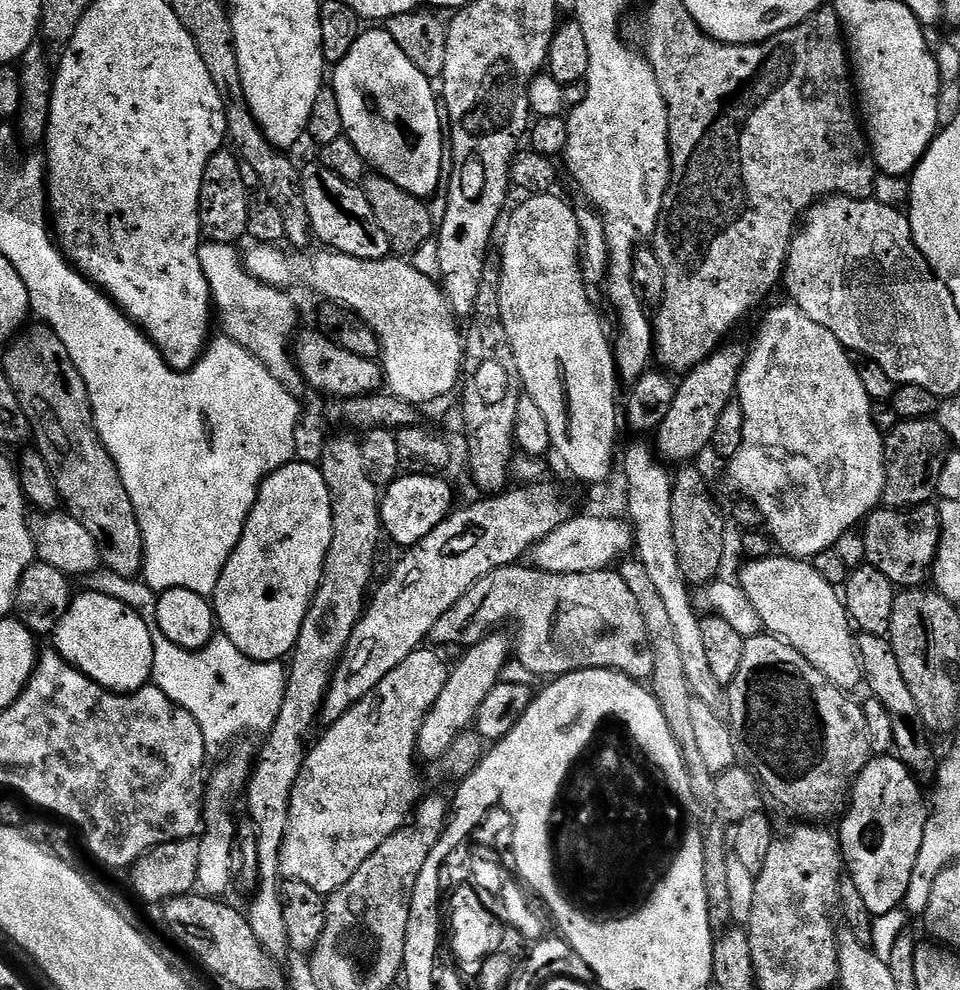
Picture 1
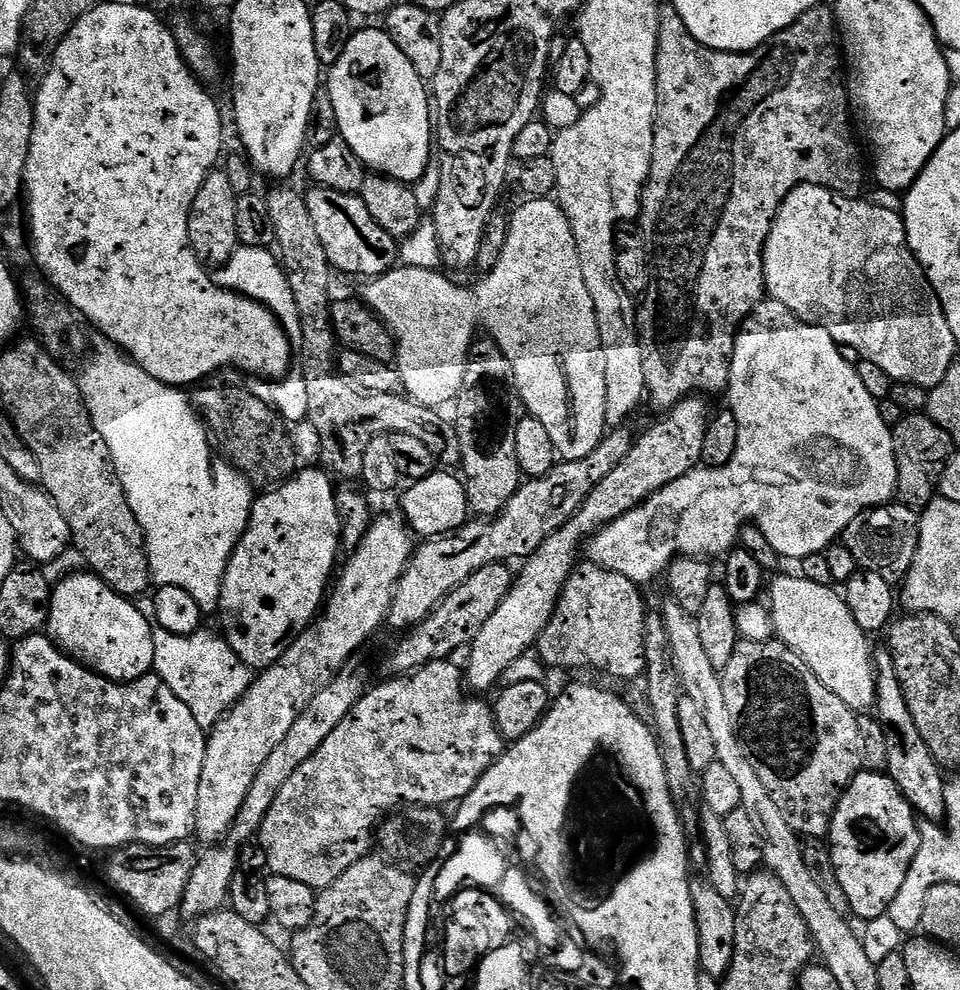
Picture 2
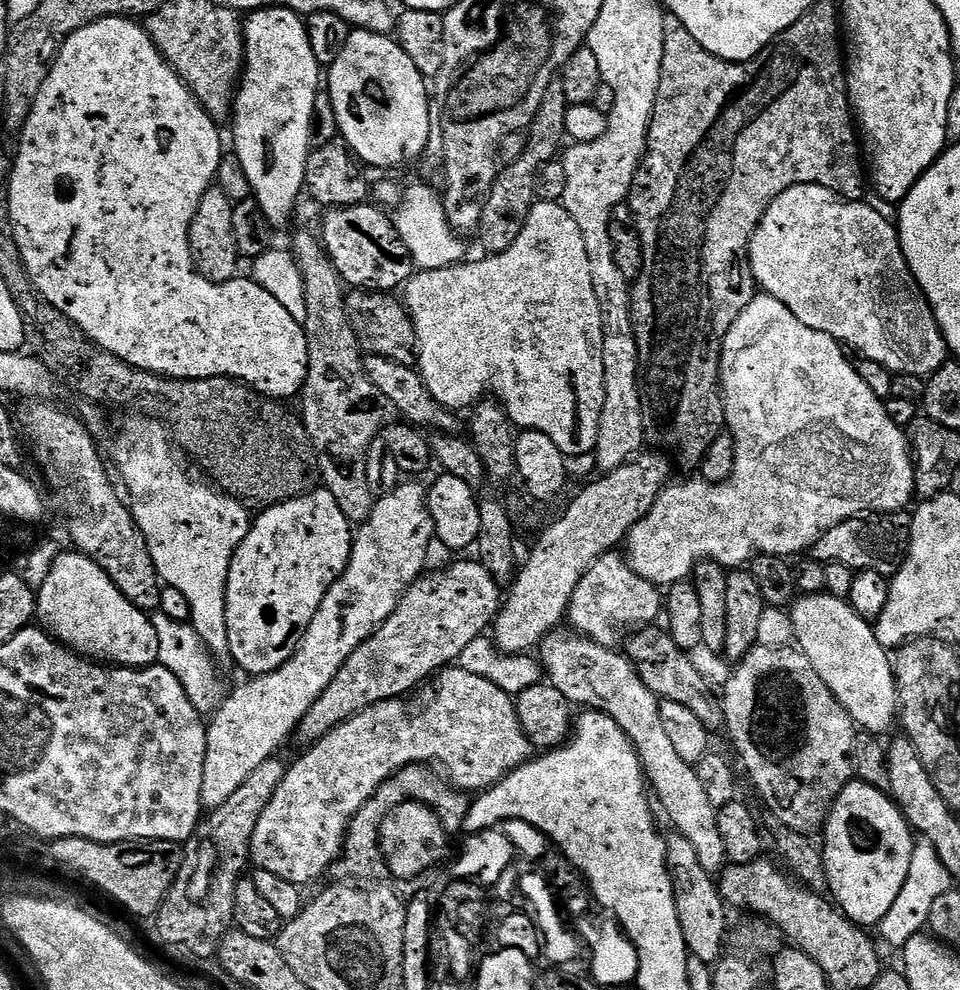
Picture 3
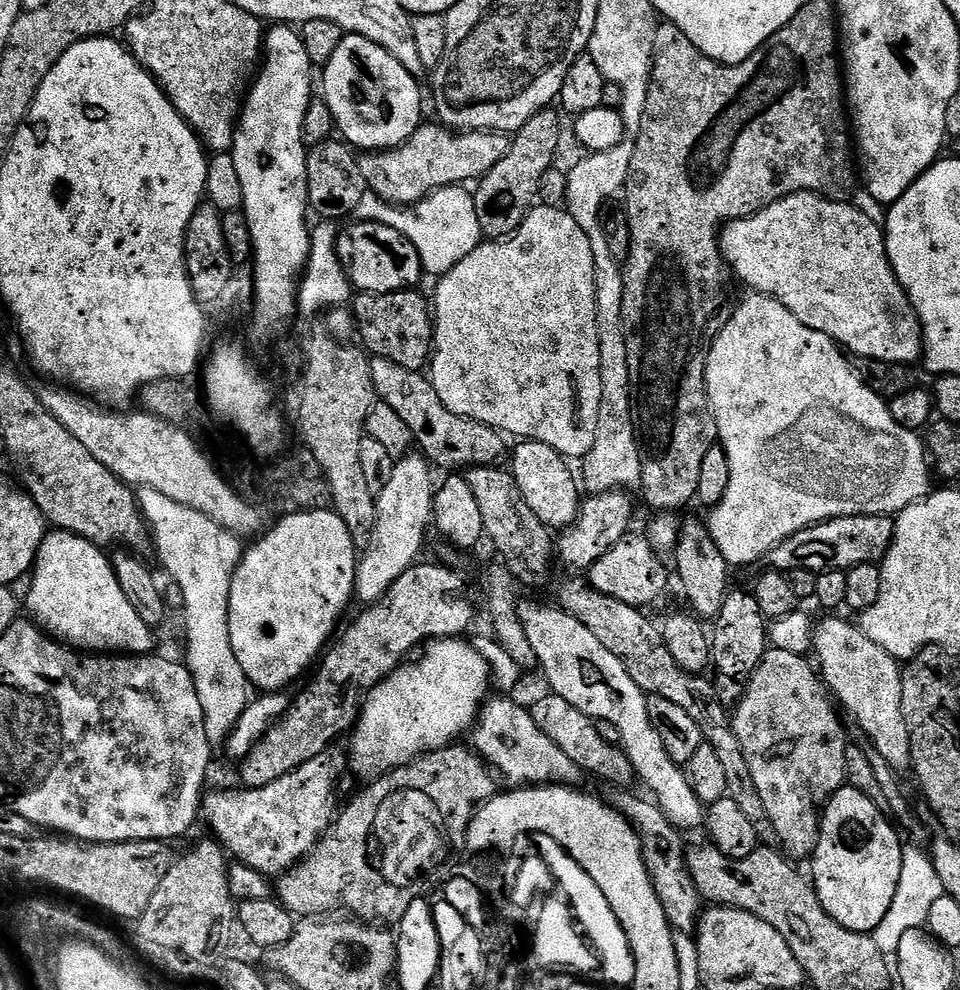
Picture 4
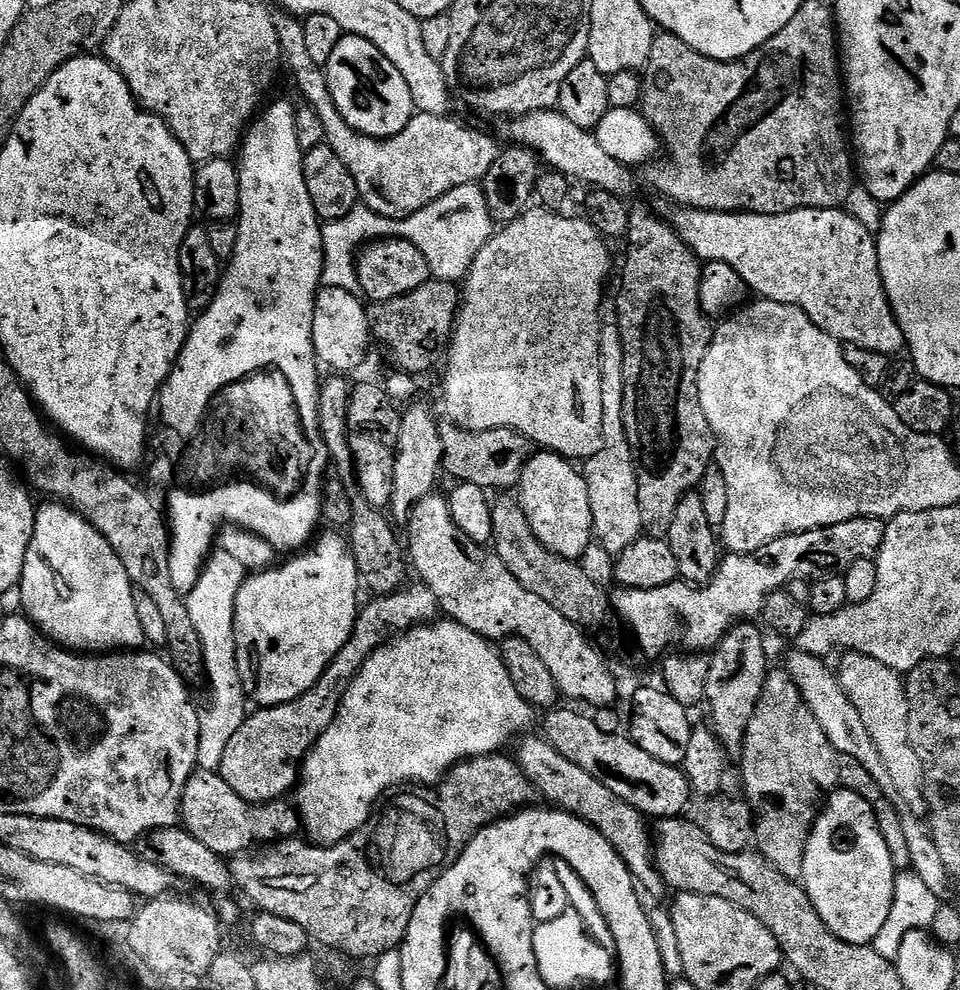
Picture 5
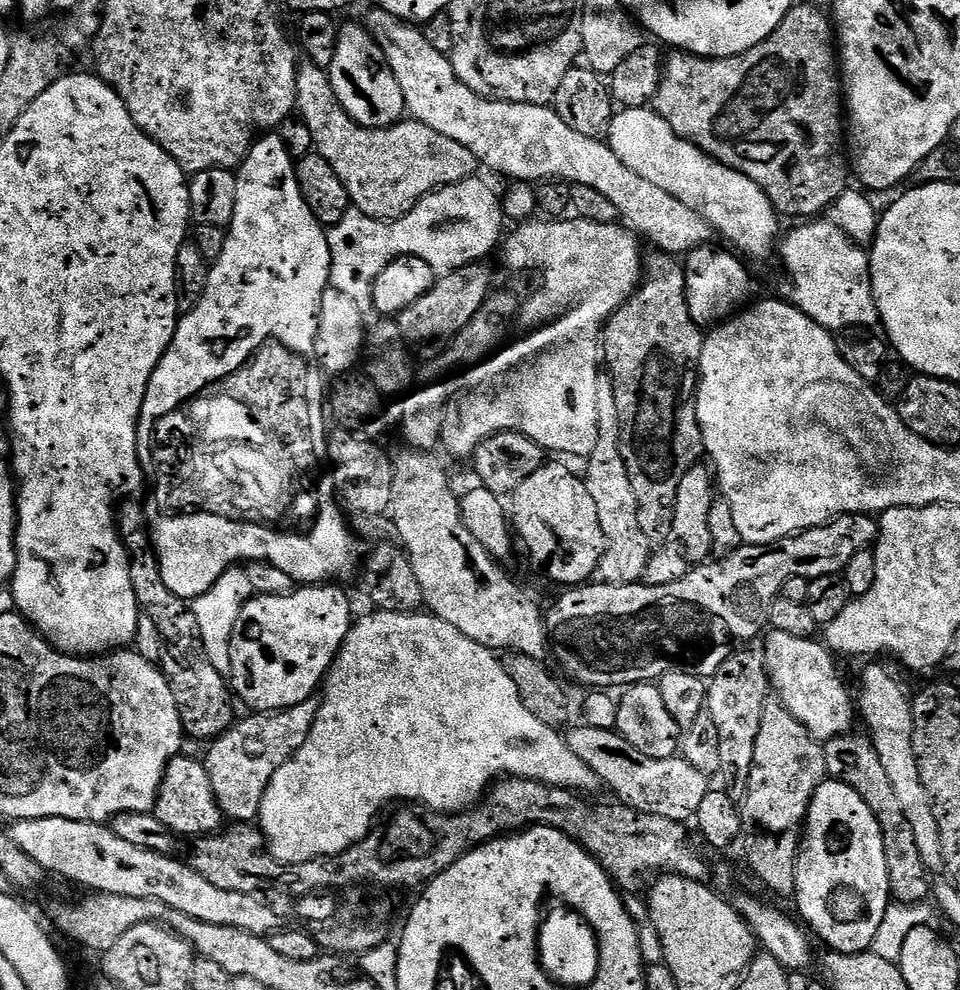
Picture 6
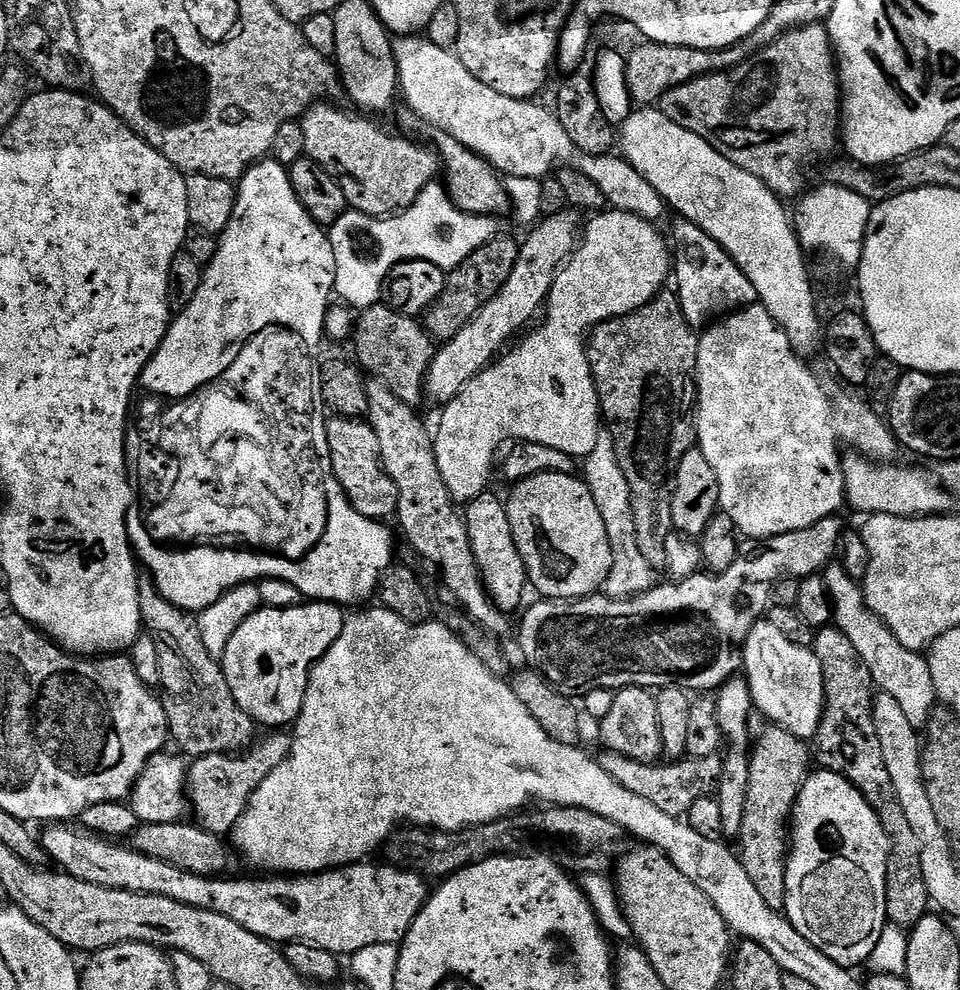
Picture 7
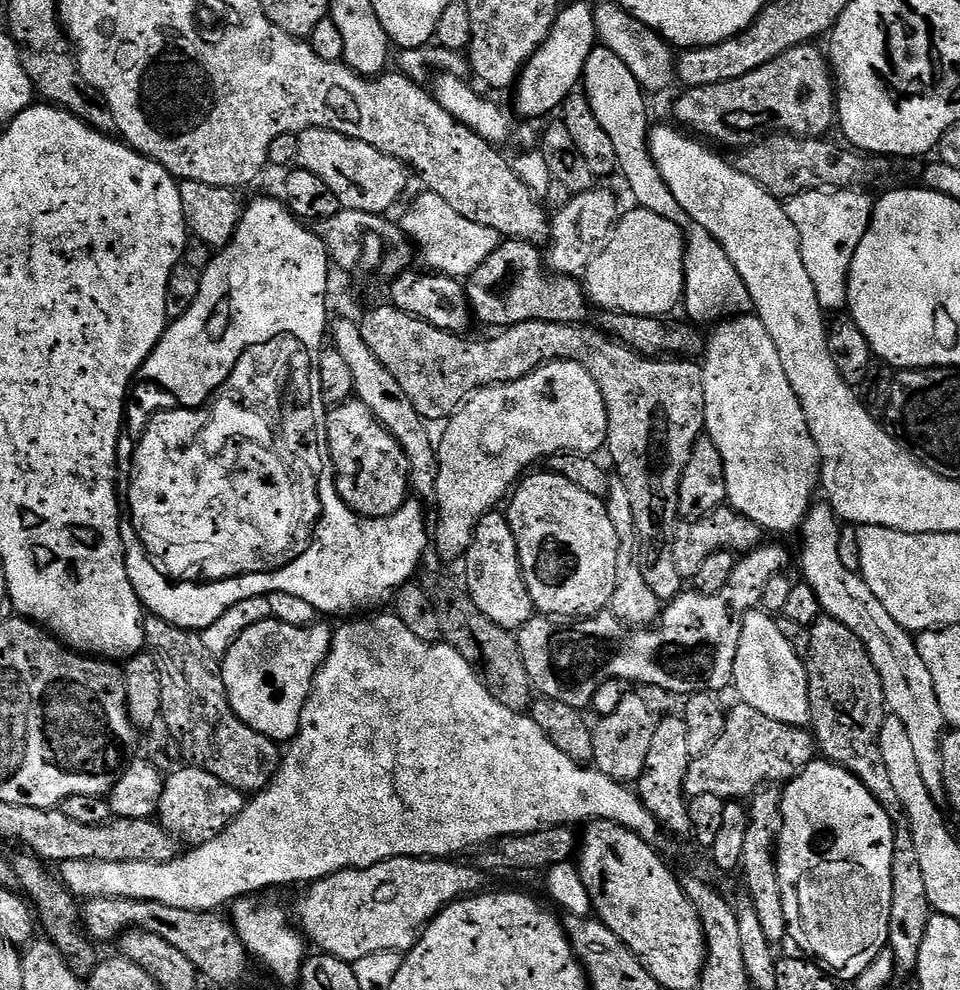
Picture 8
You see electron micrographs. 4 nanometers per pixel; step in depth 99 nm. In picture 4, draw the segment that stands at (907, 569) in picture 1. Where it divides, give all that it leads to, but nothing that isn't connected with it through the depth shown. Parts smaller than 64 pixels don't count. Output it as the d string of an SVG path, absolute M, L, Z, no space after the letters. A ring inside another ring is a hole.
M839 516L837 520L823 520L786 538L768 553L766 560L775 571L810 570L817 574L838 572L859 564L880 564L890 550L895 519L891 516Z

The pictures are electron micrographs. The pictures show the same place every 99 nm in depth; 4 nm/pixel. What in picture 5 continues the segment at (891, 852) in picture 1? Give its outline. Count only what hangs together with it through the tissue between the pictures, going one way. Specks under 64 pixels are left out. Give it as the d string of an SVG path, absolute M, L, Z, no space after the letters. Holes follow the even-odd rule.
M833 791L819 809L812 833L808 835L804 859L802 883L814 910L818 910L818 918L822 918L822 922L826 922L826 926L838 938L851 944L871 945L890 915L897 875L898 870L890 858L890 850L886 850L886 841L882 838L882 830L878 830L872 807L858 794Z

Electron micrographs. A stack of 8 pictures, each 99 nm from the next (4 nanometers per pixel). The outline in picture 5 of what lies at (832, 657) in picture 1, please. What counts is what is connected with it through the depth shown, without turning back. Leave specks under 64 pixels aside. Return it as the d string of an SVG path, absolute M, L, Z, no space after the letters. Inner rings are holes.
M848 650L840 658L838 675L842 690L848 695L850 702L854 702L854 710L858 710L866 730L870 730L870 738L874 738L874 746L878 746L878 755L882 757L901 801L912 807L909 809L923 809L925 803L922 762L910 742L910 706L904 693L901 673L882 666L882 662L861 652Z

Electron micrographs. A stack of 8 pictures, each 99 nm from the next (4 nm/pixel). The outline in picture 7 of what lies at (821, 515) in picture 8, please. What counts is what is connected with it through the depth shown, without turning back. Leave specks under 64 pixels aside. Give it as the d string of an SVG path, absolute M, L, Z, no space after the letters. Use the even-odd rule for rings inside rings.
M829 563L822 575L832 599L835 627L853 643L854 650L858 651L859 657L870 670L873 683L897 699L898 706L905 711L912 726L917 730L923 729L938 702L927 659L921 653L903 646L897 636L872 613L864 597L863 587L853 576L846 574L843 563Z

